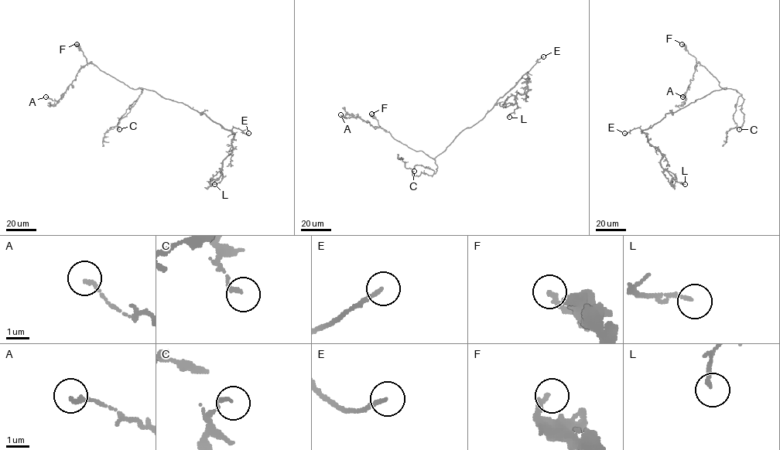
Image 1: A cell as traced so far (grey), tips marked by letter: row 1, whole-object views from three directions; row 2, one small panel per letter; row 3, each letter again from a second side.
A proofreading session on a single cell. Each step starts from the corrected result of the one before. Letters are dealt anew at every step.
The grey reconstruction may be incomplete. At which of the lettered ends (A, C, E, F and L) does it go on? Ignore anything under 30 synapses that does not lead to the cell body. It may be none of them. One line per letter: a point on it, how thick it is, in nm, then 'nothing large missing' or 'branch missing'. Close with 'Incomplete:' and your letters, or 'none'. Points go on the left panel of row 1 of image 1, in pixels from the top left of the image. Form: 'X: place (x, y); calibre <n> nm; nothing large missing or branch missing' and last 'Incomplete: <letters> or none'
A: place (46, 97); calibre 170 nm; nothing large missing
C: place (119, 129); calibre 160 nm; nothing large missing
E: place (248, 133); calibre 170 nm; branch missing
F: place (76, 44); calibre 200 nm; nothing large missing
L: place (214, 184); calibre 170 nm; nothing large missing
Incomplete: E

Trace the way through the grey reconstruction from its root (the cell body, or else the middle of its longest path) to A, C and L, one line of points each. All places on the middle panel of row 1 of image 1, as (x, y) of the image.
A: (462, 131), (444, 151), (432, 158), (359, 117), (340, 114)
C: (462, 131), (434, 159), (437, 166), (435, 173), (430, 175), (421, 172), (419, 175), (413, 175), (414, 171)
L: (462, 131), (480, 121), (526, 74), (527, 91), (517, 92), (517, 107), (509, 117)

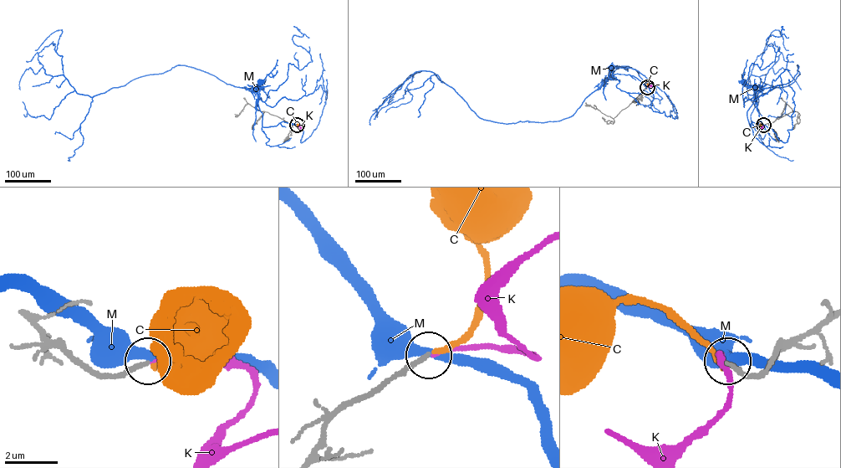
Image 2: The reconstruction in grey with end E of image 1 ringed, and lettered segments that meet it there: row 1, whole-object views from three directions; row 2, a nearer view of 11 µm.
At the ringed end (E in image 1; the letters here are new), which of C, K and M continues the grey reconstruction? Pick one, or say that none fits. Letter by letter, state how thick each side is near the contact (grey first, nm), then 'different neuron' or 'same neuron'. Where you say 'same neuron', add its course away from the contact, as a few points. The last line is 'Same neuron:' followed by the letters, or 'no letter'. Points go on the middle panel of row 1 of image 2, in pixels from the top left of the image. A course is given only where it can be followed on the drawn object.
C: 170 nm thick on the grey side, 200 nm on the other; different neuron
K: 170 nm thick on the grey side, 150 nm on the other; same neuron
M: 180 nm thick on the grey side, 360 nm on the other; different neuron
Same neuron: K

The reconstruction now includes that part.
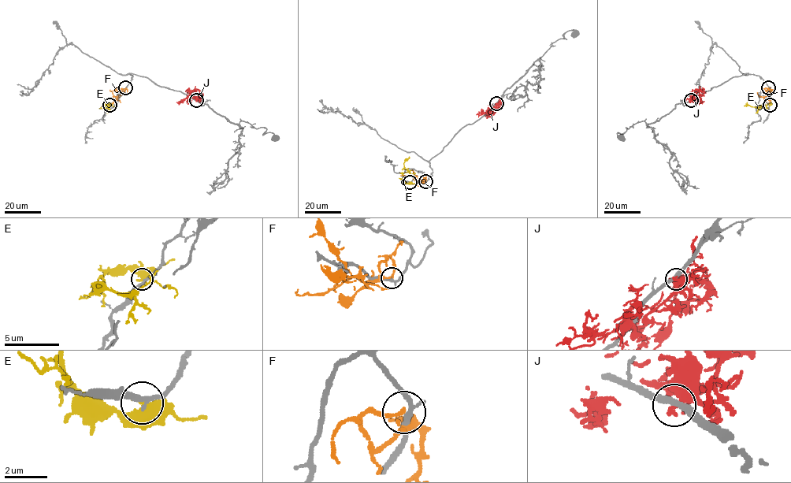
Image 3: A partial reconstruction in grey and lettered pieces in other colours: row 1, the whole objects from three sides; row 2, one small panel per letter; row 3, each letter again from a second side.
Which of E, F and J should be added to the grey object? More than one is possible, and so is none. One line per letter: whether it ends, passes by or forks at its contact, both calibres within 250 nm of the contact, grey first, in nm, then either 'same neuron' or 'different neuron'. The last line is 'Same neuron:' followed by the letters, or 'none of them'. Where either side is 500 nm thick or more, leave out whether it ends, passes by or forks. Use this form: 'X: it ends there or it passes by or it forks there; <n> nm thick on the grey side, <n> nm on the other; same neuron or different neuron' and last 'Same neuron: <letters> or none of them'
E: 240 nm thick on the grey side, 550 nm on the other; different neuron
F: it ends there; 220 nm thick on the grey side, 190 nm on the other; different neuron
J: it forks there; 300 nm thick on the grey side, 280 nm on the other; different neuron
Same neuron: none of them

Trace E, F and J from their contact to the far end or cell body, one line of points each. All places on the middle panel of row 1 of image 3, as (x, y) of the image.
E: (409, 182), (406, 183), (402, 177), (407, 172), (403, 163), (409, 157)
F: (425, 181), (421, 182), (411, 176), (402, 176)
J: (495, 103), (501, 106), (485, 116)

